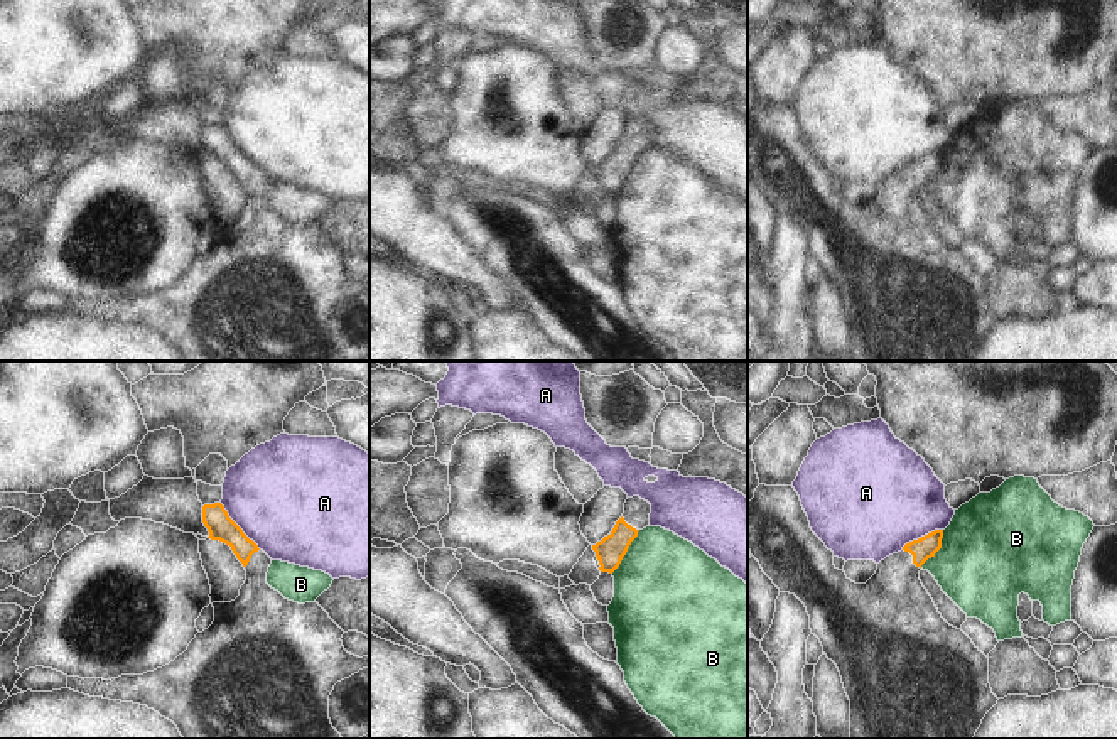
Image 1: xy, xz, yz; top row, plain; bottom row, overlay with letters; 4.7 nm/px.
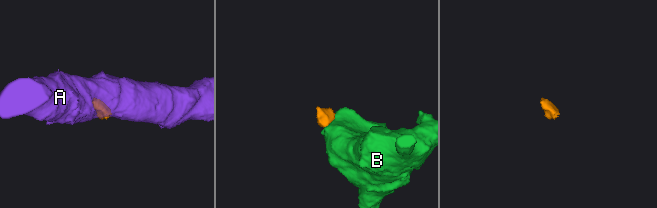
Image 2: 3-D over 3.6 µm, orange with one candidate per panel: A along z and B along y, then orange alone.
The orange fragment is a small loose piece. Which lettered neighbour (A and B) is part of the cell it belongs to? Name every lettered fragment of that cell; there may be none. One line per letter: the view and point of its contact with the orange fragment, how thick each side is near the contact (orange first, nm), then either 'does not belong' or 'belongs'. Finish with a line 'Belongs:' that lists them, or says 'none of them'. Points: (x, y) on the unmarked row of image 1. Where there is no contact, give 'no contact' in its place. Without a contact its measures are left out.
A: meets orange in xy at (238, 149); 120 nm thick on the orange side, 480 nm on the other; does not belong
B: meets orange in xz at (626, 172); 140 nm thick on the orange side, 480 nm on the other; does not belong
Belongs: none of them

